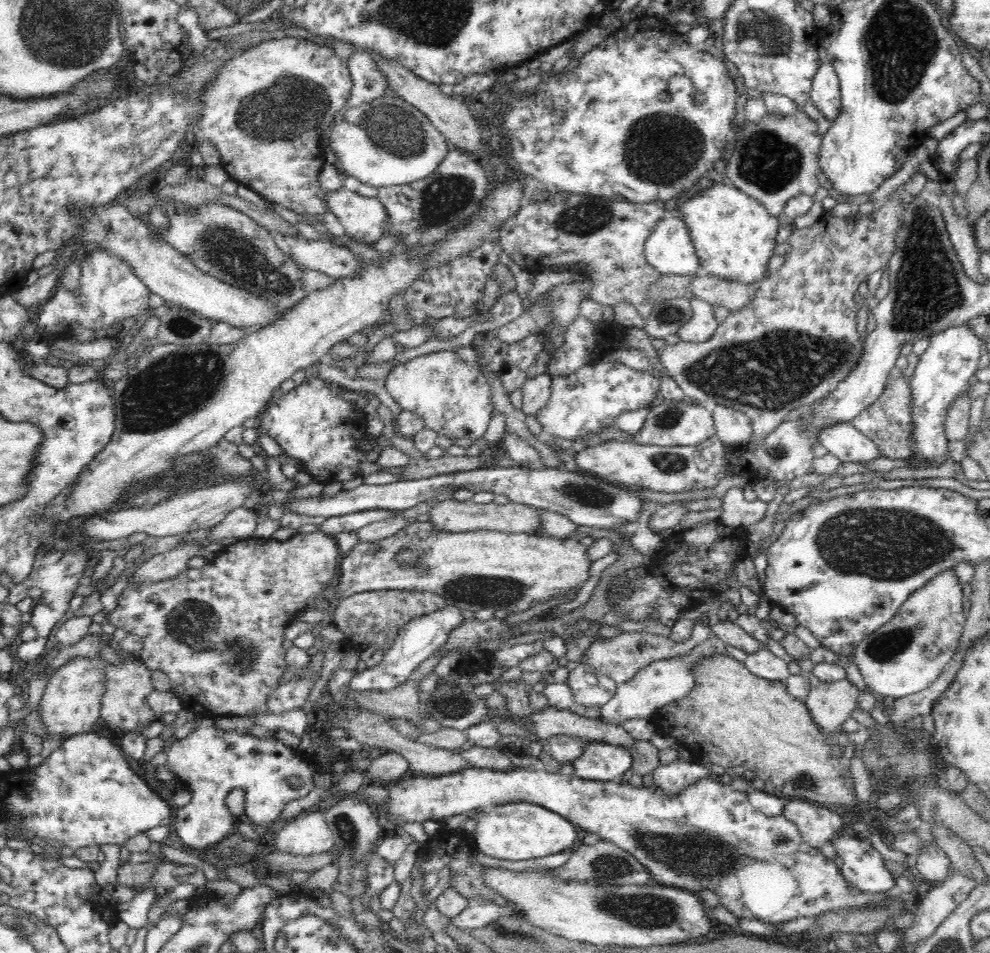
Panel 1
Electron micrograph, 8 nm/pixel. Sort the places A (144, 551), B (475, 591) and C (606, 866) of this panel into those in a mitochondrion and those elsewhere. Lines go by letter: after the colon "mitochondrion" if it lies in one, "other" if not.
A: other
B: mitochondrion
C: mitochondrion

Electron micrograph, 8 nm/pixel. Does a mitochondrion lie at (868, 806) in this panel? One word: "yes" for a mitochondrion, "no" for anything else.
no

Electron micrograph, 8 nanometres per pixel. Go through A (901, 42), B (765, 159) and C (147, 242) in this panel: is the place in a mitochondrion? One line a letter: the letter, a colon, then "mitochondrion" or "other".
A: mitochondrion
B: mitochondrion
C: other

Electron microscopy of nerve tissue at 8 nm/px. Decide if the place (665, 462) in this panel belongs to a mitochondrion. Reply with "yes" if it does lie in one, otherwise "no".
yes

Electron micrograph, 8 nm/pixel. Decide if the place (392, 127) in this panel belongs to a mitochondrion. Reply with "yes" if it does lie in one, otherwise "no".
yes

